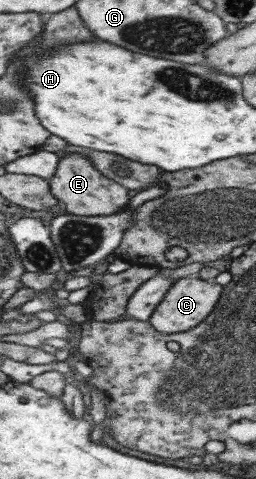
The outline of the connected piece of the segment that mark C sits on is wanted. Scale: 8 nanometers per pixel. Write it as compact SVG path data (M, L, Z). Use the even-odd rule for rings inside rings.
M184 278L178 280L172 286L164 298L164 302L158 306L154 312L151 323L164 334L176 334L178 332L188 332L192 328L203 324L204 320L212 314L214 307L220 302L220 296L224 295L224 286L216 282L206 282L198 278Z

